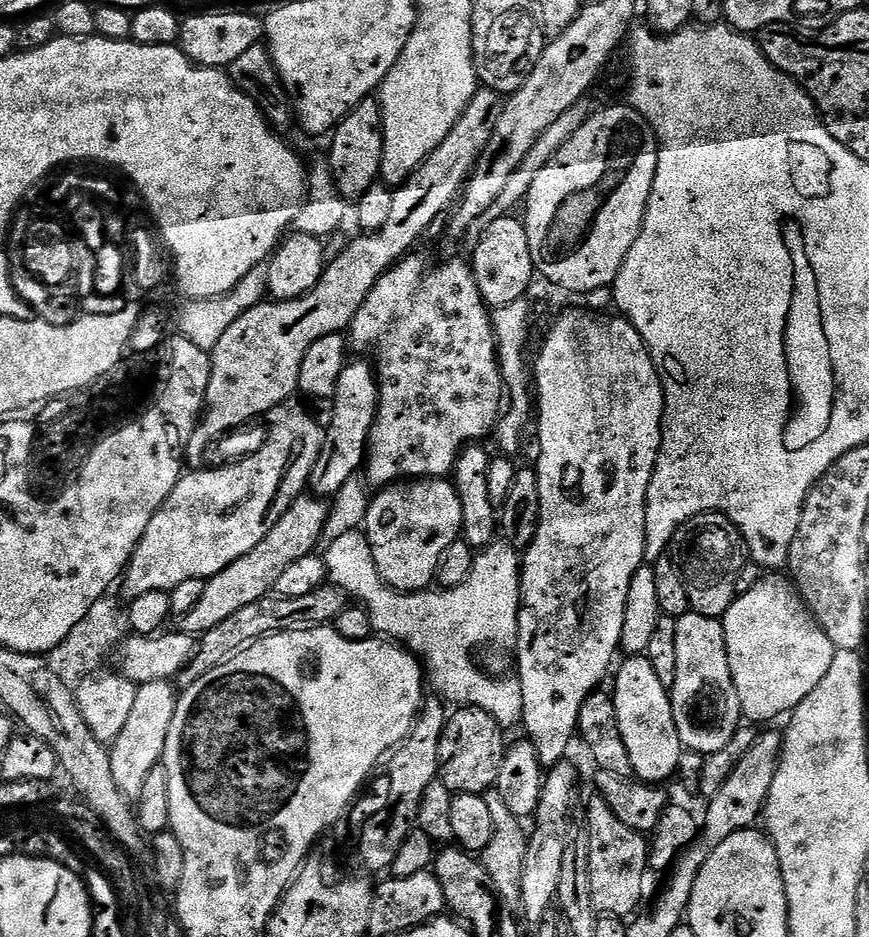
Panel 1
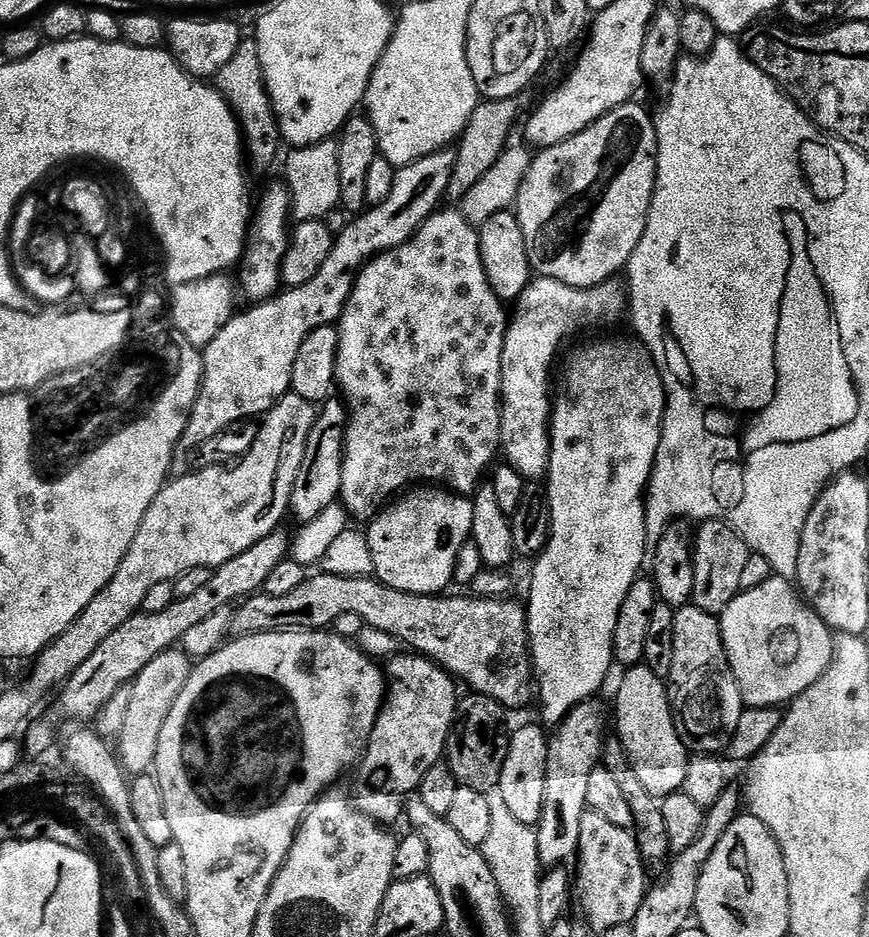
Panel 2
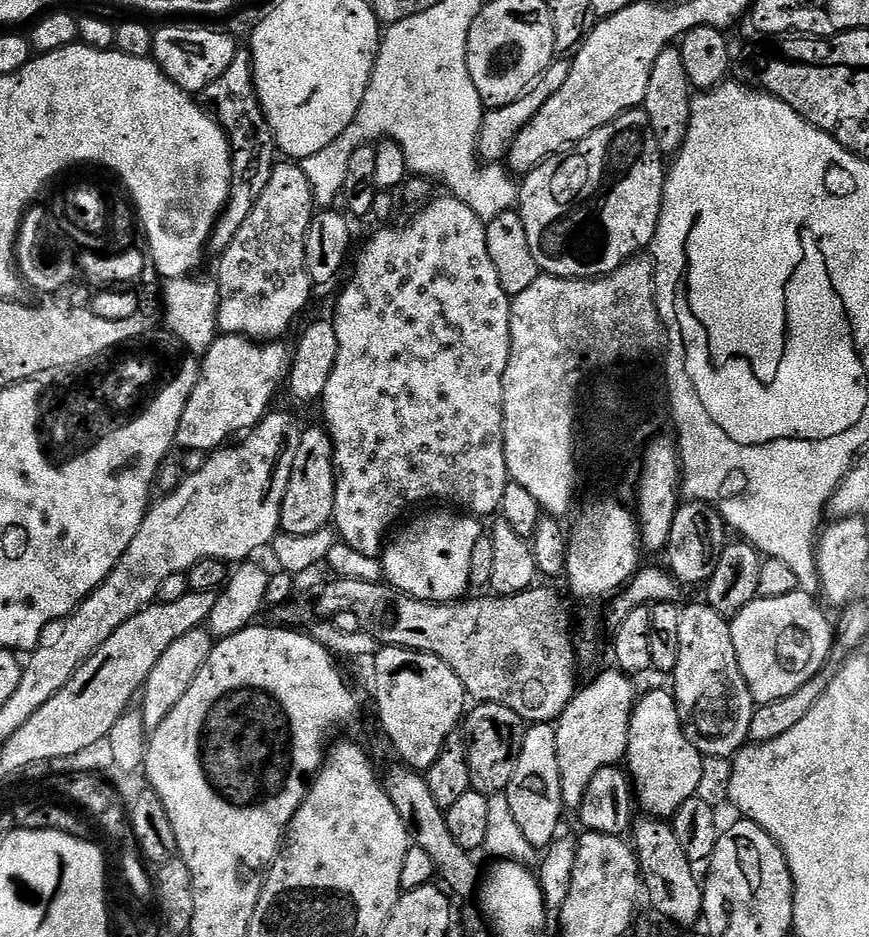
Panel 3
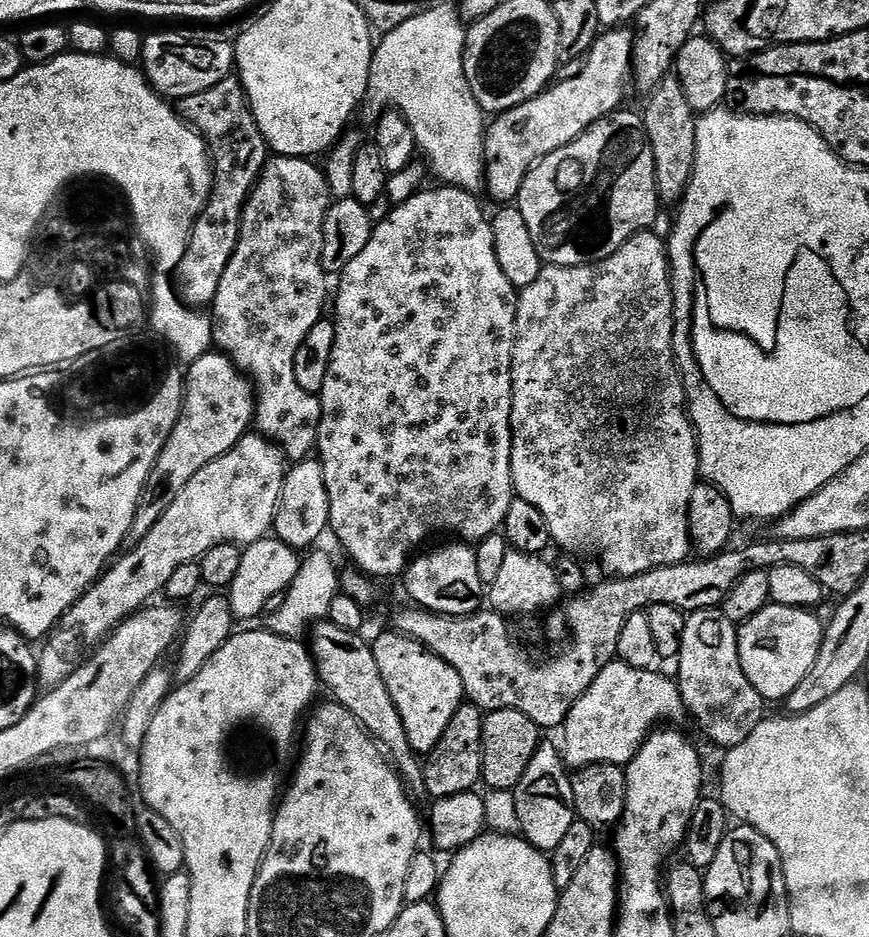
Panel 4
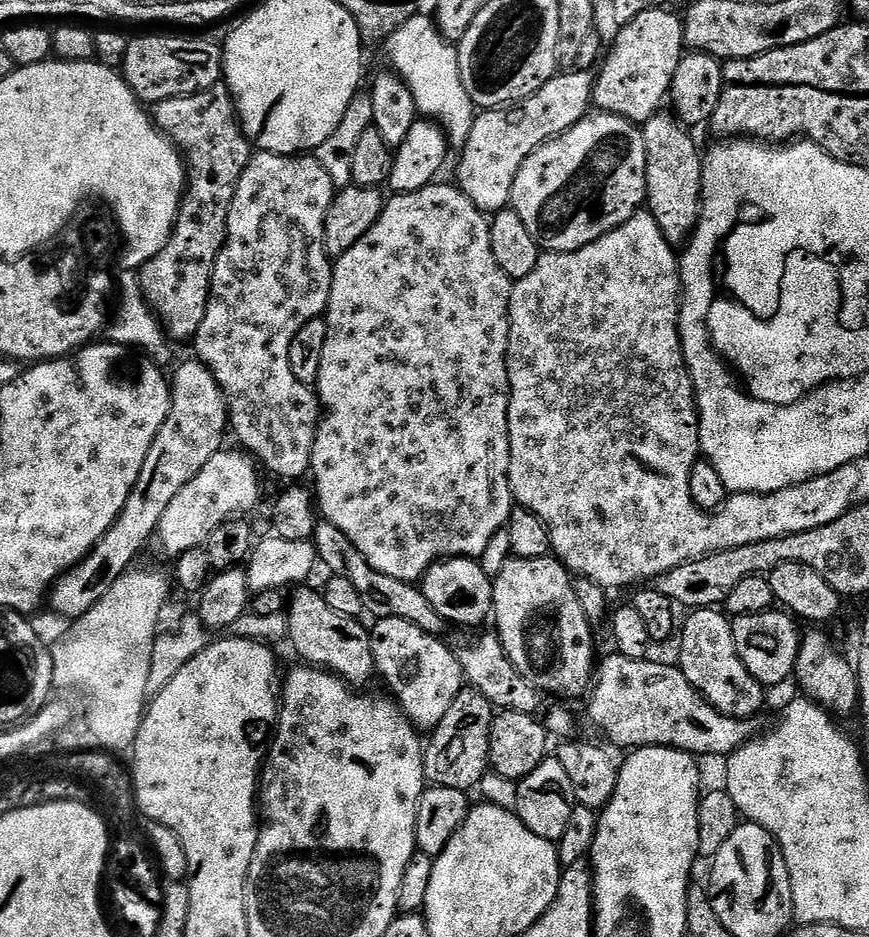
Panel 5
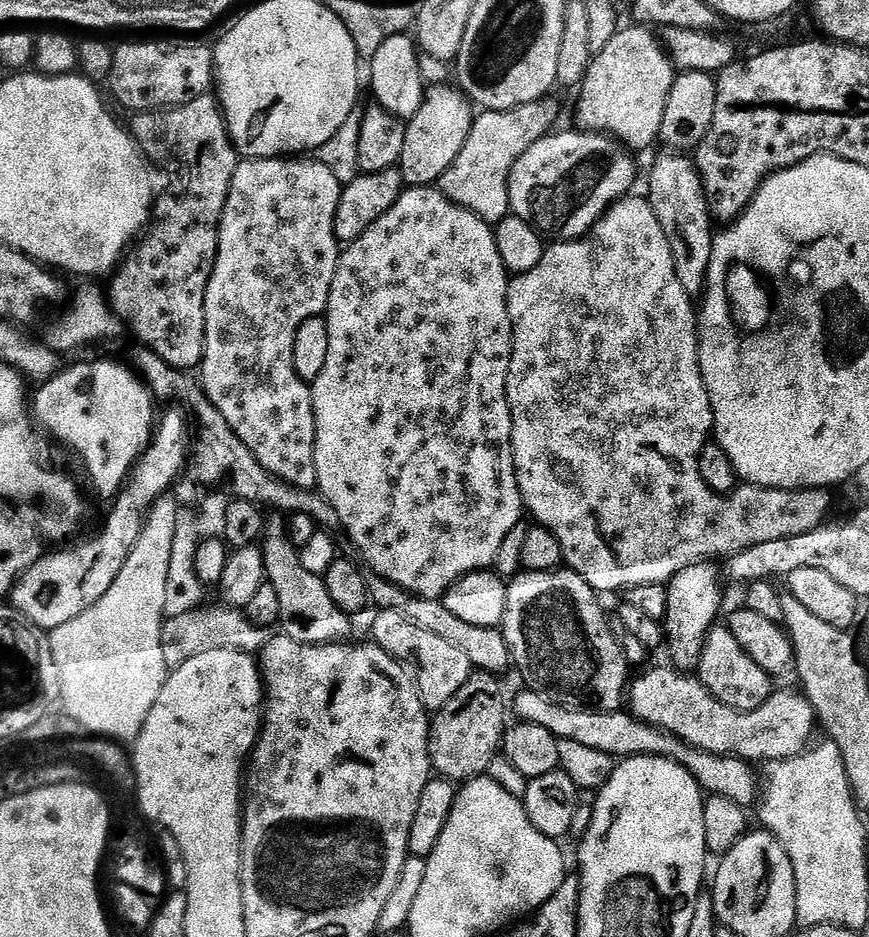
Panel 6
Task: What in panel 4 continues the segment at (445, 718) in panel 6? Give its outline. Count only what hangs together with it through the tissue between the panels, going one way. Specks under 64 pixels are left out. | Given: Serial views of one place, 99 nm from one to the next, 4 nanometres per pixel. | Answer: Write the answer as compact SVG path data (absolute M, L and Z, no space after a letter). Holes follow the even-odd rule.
M471 702L461 704L460 709L450 718L450 726L442 734L438 746L427 753L424 765L424 790L432 798L471 792L481 783L482 777L482 726L484 716L481 709Z

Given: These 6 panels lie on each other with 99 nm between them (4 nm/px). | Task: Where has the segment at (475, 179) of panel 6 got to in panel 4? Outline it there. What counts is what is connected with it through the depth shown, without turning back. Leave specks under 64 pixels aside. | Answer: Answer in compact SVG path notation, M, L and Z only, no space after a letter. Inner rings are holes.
M614 28L601 31L592 44L586 59L579 65L580 72L564 81L553 83L532 100L522 102L517 108L499 113L487 125L484 137L484 183L497 205L515 201L522 190L528 171L549 156L554 150L574 142L591 124L621 107L624 91L632 80L631 31ZM585 63L585 64L584 64ZM584 64L584 65L583 65Z

